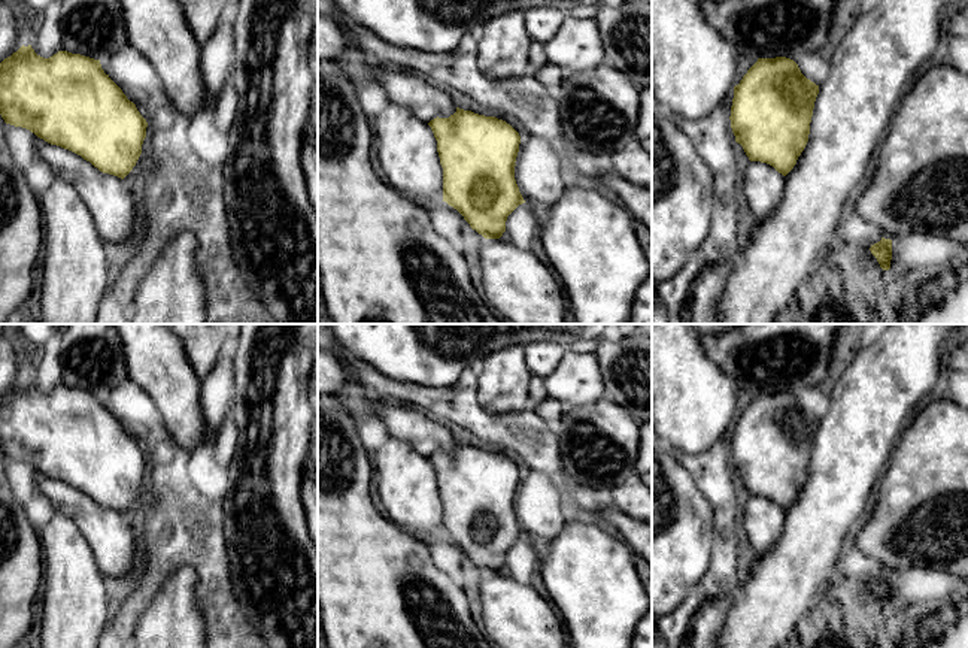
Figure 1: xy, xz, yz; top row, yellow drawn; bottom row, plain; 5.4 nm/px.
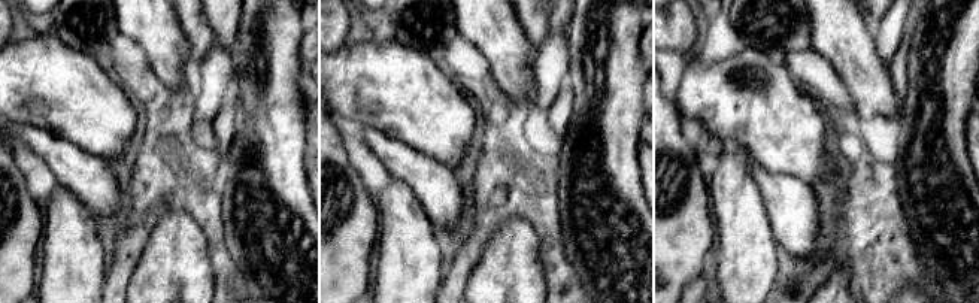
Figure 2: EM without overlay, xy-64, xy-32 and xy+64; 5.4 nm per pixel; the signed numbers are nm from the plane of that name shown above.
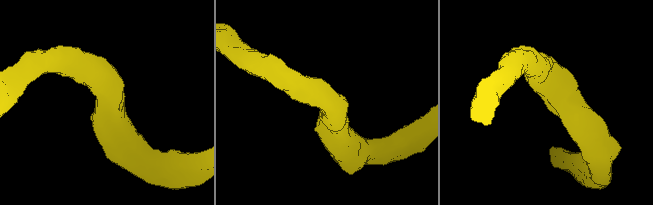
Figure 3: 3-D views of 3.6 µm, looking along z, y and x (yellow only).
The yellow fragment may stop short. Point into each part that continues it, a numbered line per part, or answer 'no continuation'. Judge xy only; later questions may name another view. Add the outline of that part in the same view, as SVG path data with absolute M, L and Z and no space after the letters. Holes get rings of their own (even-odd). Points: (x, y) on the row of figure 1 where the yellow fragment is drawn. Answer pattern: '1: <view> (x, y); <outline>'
1: xy (111, 202); M37 136L36 148L54 176L69 181L78 190L101 239L121 243L133 234L137 206L121 178L103 173L81 155Z

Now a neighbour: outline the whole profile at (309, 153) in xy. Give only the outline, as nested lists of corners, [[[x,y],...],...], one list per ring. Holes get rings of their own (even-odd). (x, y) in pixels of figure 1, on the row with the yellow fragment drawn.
[[[309,128],[301,148],[301,167],[306,178],[309,200],[318,215],[318,139]]]

